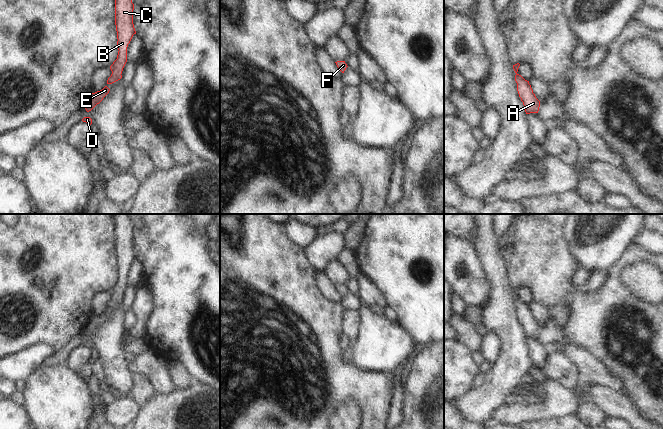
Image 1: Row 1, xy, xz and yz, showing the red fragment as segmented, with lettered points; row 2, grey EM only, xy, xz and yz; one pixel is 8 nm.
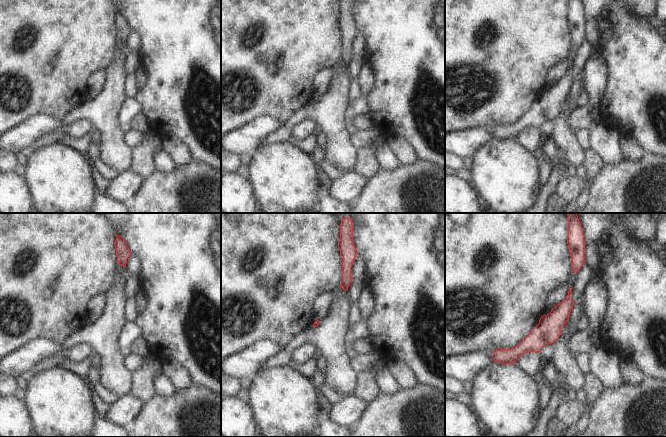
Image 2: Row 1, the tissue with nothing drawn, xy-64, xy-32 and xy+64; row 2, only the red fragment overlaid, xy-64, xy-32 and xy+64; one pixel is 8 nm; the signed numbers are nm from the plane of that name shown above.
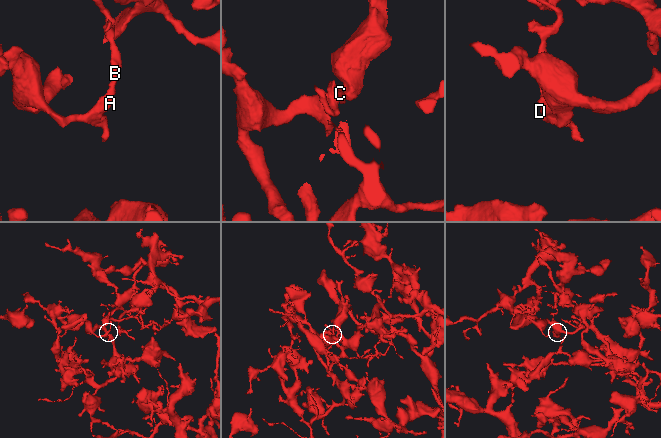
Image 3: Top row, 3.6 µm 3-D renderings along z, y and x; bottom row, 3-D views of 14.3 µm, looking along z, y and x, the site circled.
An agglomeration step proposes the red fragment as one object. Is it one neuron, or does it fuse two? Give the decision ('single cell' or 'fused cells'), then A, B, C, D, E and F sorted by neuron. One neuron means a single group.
single cell | A B C D E F

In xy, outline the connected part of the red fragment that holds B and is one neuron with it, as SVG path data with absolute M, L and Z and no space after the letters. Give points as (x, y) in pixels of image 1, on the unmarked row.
M113 214L115 222L115 249L117 255L117 283L110 290L111 300L107 308L112 308L122 302L122 295L127 286L127 271L134 258L136 258L133 248L134 228L127 214Z

